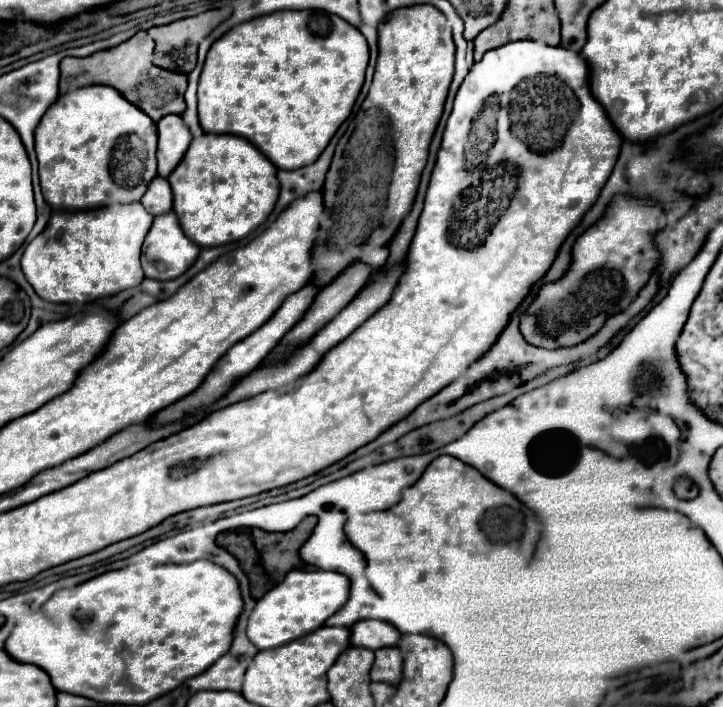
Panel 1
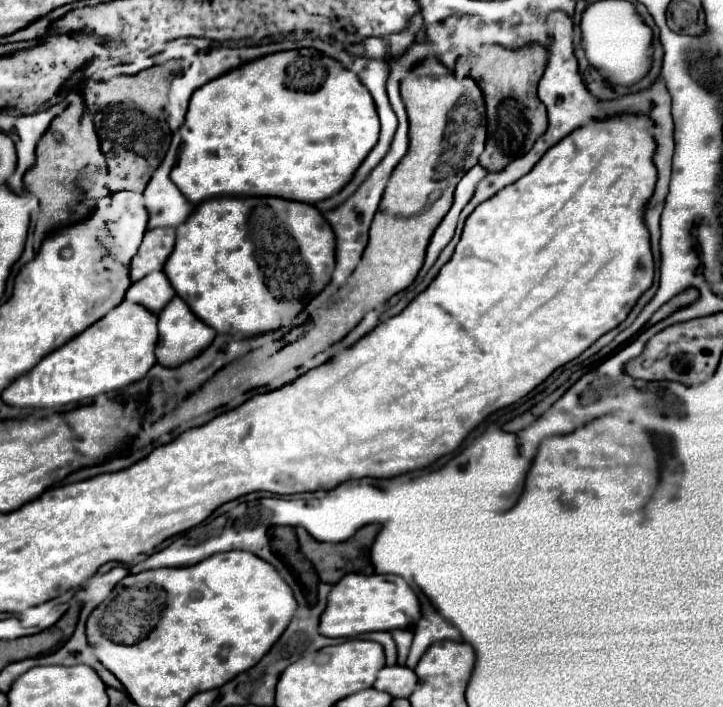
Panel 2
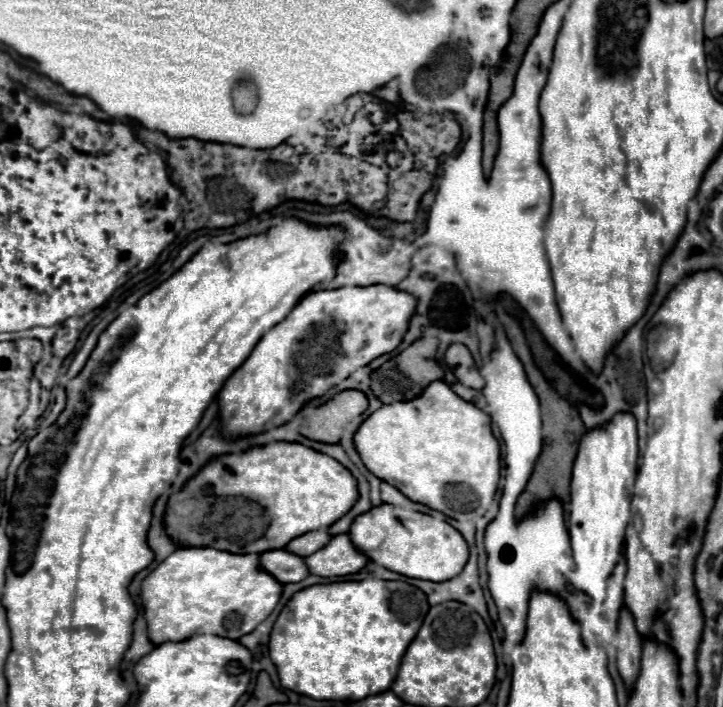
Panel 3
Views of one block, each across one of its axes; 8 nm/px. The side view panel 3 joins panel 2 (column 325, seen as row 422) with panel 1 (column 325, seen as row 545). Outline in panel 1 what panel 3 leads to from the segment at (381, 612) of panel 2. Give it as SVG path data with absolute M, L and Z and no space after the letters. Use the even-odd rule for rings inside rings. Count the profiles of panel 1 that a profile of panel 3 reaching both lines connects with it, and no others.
M290 570L284 582L266 592L254 606L246 634L258 650L270 650L284 646L296 638L310 634L324 626L324 622L338 612L350 596L350 580L338 572L326 570Z

